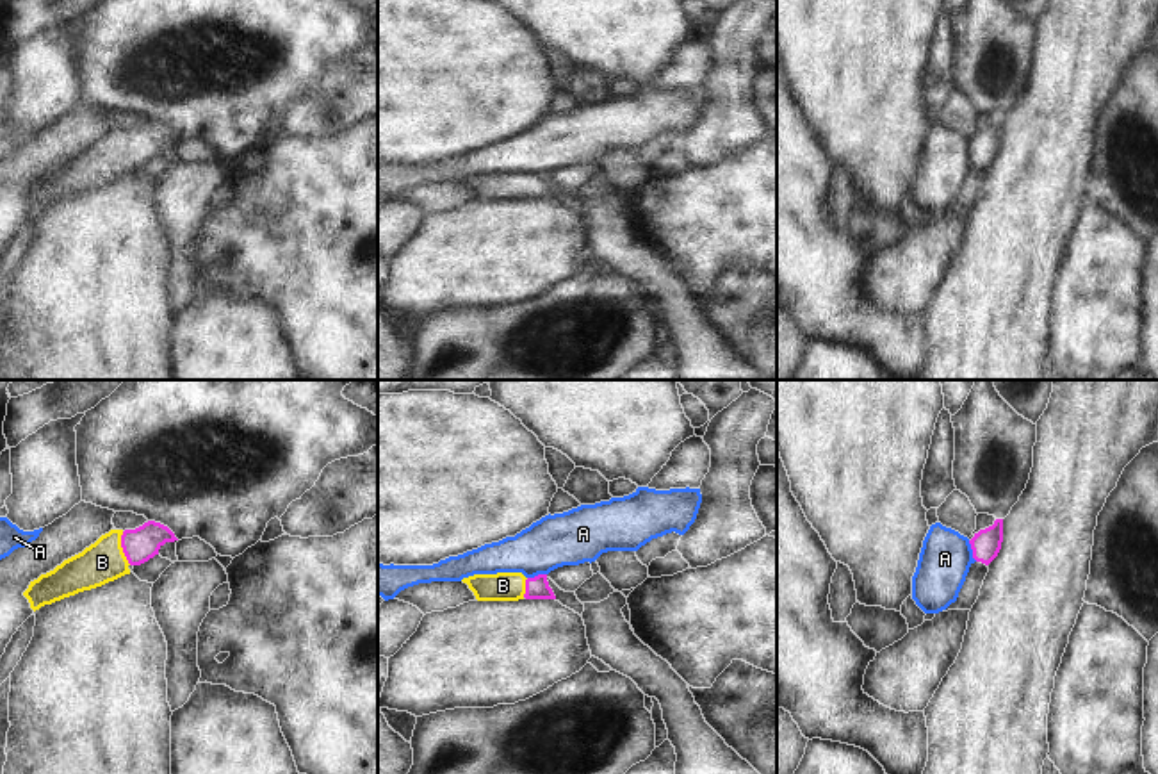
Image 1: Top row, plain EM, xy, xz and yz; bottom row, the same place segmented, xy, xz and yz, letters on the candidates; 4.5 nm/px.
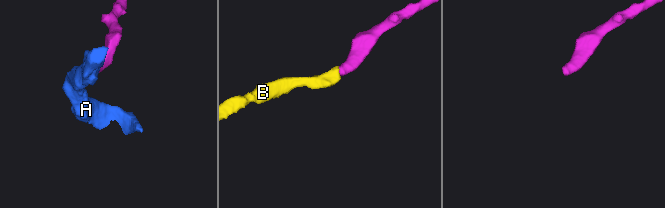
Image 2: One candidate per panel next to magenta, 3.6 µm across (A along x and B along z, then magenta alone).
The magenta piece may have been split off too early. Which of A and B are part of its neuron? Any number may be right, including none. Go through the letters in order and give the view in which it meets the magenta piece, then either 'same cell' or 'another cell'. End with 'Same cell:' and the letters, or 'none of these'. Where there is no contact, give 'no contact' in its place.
A: contact in yz; another cell
B: contact in xy; same cell
Same cell: B

